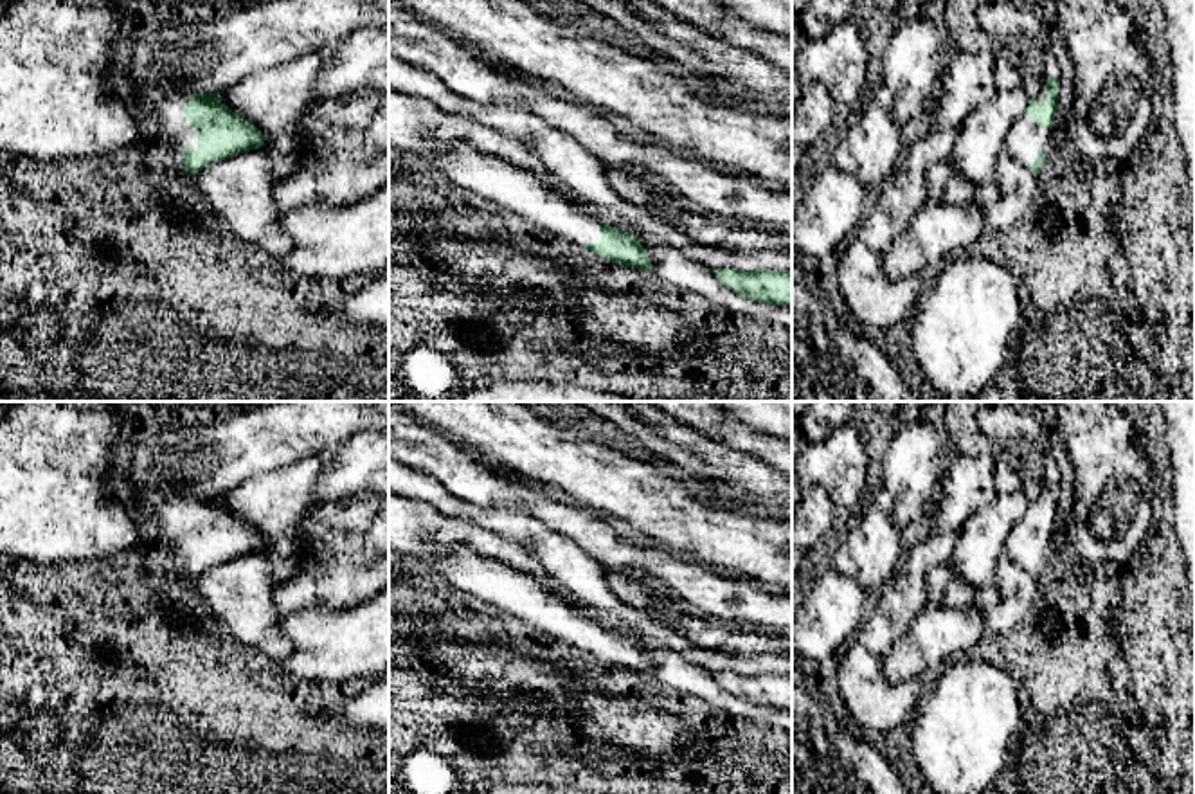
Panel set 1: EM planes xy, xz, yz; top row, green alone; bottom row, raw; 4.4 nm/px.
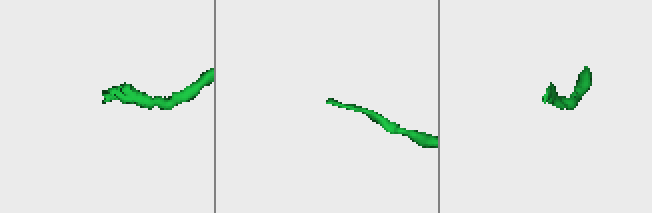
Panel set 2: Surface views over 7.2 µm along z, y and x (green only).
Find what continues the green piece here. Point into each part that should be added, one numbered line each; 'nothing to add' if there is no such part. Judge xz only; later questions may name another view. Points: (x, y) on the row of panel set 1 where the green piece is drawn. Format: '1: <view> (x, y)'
1: xz (504, 184)

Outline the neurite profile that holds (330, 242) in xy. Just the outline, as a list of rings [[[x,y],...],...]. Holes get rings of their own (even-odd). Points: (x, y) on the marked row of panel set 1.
[[[389,184],[344,205],[311,203],[284,211],[279,223],[293,241],[283,263],[302,277],[344,281],[355,274],[389,272]]]

